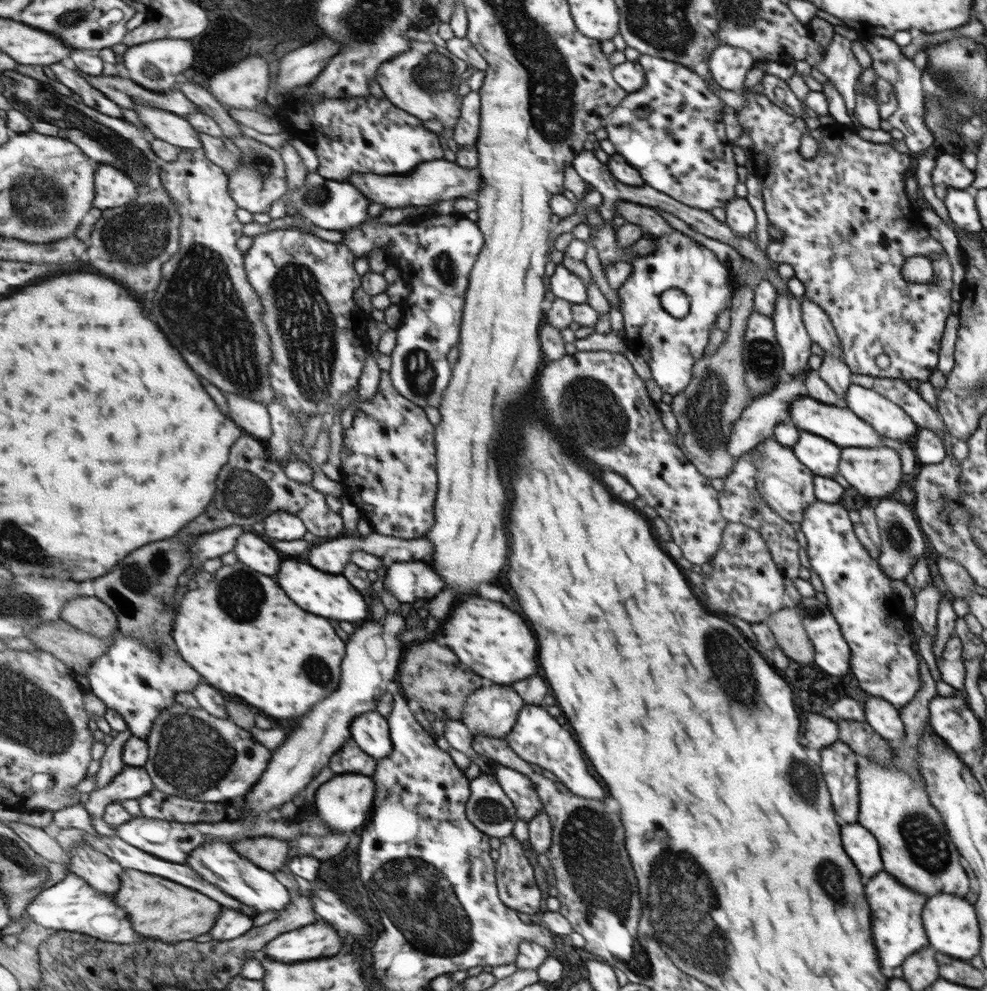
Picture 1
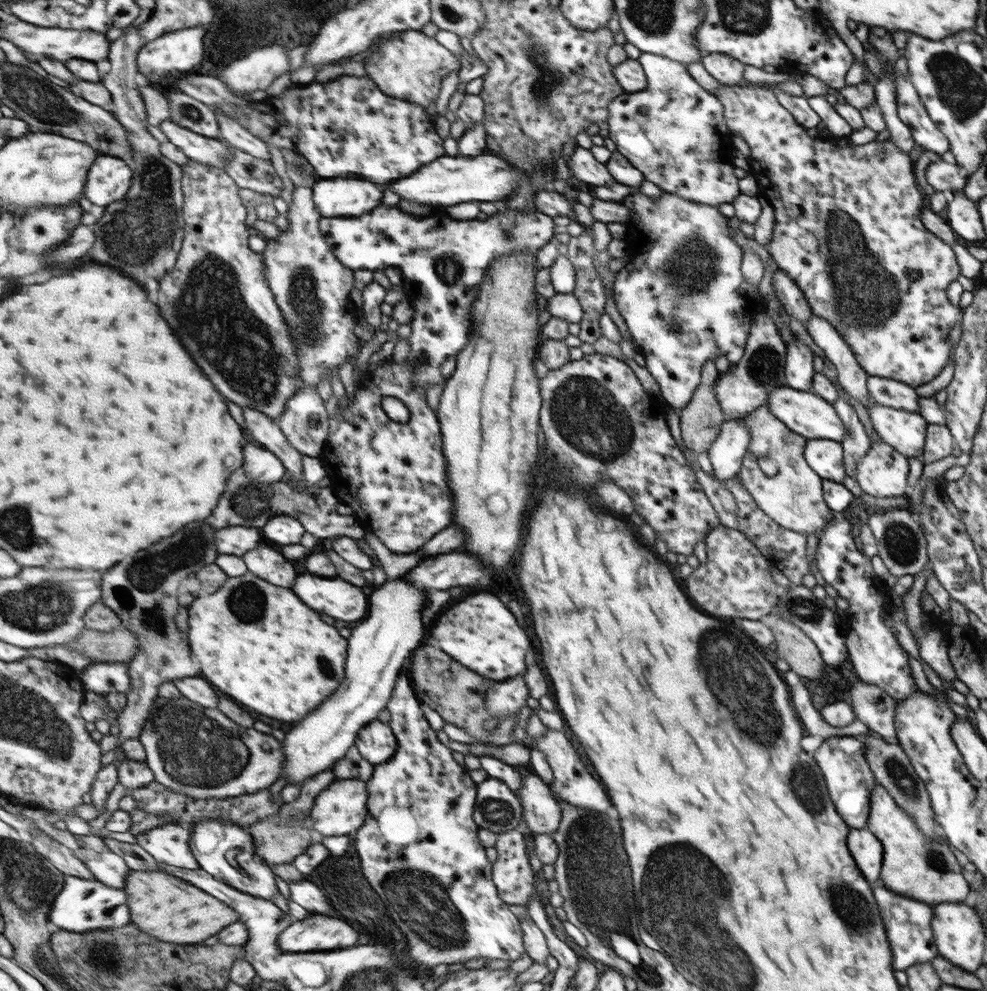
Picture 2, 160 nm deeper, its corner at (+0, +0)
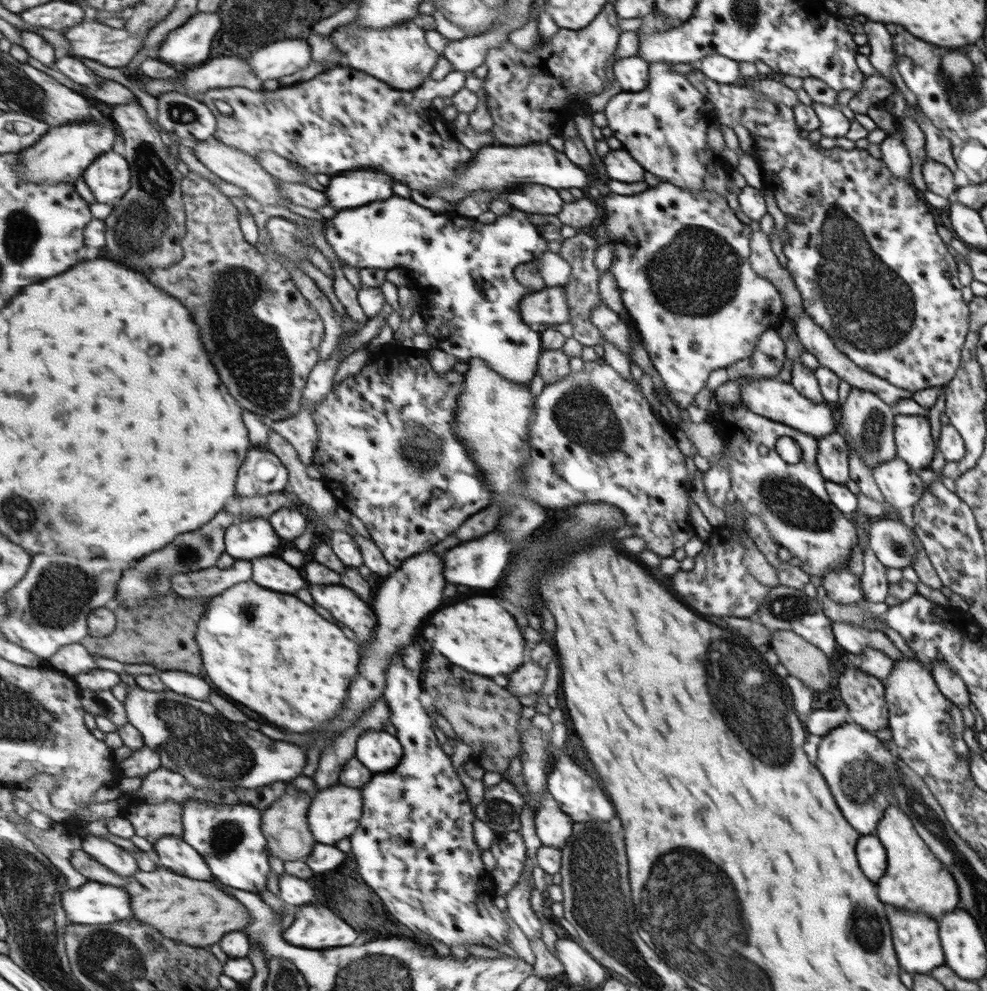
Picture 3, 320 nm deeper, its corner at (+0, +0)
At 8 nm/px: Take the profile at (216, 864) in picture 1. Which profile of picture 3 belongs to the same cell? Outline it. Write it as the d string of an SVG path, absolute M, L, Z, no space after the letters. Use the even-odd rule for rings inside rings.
M186 798L184 809L184 839L201 854L209 866L213 866L213 874L227 886L235 886L239 890L261 892L267 886L271 866L269 866L270 848L266 834L262 829L264 814L255 806L235 804L210 805L203 800Z

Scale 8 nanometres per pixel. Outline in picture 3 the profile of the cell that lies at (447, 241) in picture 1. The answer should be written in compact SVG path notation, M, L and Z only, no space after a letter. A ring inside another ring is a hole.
M393 195L387 200L372 202L362 207L341 210L335 218L326 221L323 226L325 239L333 248L335 254L349 266L354 266L359 270L367 267L384 268L387 270L391 270L391 268L401 268L407 272L409 280L422 292L430 307L427 311L424 311L424 316L427 321L426 335L431 339L432 344L428 350L423 350L423 354L430 362L432 360L432 350L444 350L449 352L449 354L454 354L461 360L480 358L486 362L486 365L493 370L493 372L500 374L500 376L509 379L511 382L516 382L516 384L528 384L528 382L531 382L533 373L536 371L536 362L538 361L538 356L542 348L540 346L539 333L530 330L529 326L525 325L522 321L520 311L518 311L518 303L523 295L532 293L535 290L530 290L530 288L521 286L521 284L514 279L512 272L518 264L530 262L535 257L538 257L539 254L545 252L545 243L547 240L545 240L535 230L532 223L527 220L526 213L517 209L512 209L510 212L506 212L506 214L497 216L493 223L483 224L479 223L476 219L469 219L456 214L435 213L429 210L429 208L419 206L417 202L413 202L409 197L403 198L403 196Z

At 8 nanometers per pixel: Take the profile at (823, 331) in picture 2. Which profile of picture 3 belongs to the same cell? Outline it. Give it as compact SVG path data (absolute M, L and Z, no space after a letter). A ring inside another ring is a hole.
M858 388L849 389L845 402L840 406L838 417L850 438L850 448L863 464L871 471L878 464L896 457L896 443L894 442L894 416L897 414L887 403L877 395Z

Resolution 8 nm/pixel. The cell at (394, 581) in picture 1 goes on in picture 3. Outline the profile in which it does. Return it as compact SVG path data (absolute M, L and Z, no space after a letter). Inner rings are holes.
M497 530L475 538L471 542L457 545L456 548L443 555L443 558L445 558L444 575L448 580L447 584L465 584L465 586L471 586L471 588L491 588L491 586L495 586L503 568L507 566L509 548L511 548L511 542L507 542L505 536Z

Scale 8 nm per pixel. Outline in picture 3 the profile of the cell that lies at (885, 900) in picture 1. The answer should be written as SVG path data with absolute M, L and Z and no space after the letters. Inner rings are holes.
M890 904L884 905L888 925L891 926L893 946L896 947L898 958L901 960L901 968L910 974L929 972L935 966L943 964L943 952L939 946L939 926L937 920L924 914L914 914L899 910Z

